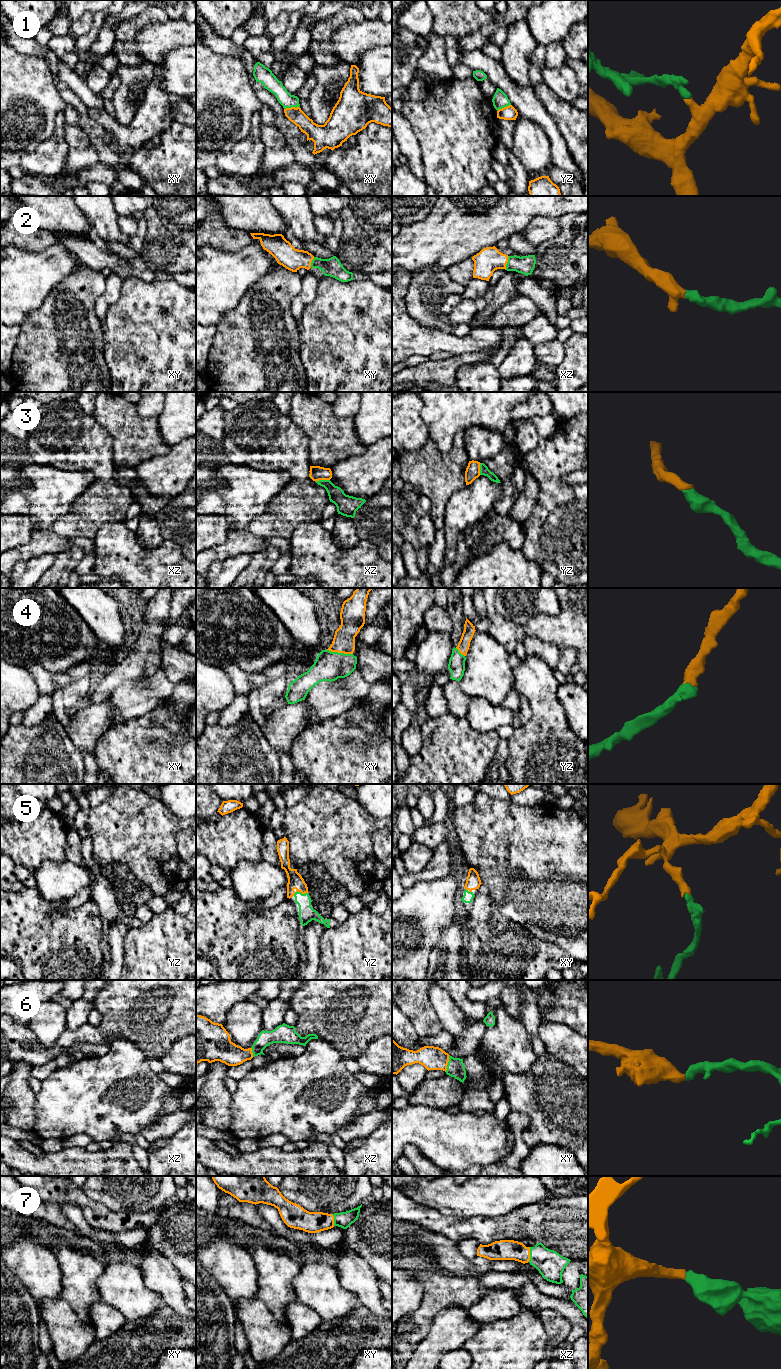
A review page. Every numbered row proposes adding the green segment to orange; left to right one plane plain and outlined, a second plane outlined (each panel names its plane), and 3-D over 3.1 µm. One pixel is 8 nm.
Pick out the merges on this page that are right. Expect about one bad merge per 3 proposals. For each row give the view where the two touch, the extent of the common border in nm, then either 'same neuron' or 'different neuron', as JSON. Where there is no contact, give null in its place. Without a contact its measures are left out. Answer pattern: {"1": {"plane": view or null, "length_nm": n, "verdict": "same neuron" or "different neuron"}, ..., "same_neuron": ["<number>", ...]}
{"1": {"plane": "xy", "length_nm": 130, "verdict": "different neuron"}, "2": {"plane": "xz", "length_nm": 120, "verdict": "same neuron"}, "3": {"plane": "xz", "length_nm": 120, "verdict": "same neuron"}, "4": {"plane": "xy", "length_nm": 220, "verdict": "same neuron"}, "5": {"plane": "yz", "length_nm": 120, "verdict": "same neuron"}, "6": {"plane": "xy", "length_nm": 140, "verdict": "same neuron"}, "7": {"plane": "xz", "length_nm": 120, "verdict": "same neuron"}, "same_neuron": ["2", "3", "4", "5", "6", "7"]}

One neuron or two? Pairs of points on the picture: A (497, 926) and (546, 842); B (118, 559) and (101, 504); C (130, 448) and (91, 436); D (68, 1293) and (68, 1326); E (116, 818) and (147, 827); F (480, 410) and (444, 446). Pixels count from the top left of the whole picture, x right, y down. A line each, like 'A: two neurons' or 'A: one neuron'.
A: two neurons
B: two neurons
C: two neurons
D: two neurons
E: one neuron
F: one neuron

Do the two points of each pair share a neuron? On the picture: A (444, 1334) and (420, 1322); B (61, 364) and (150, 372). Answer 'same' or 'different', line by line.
A: different
B: different

